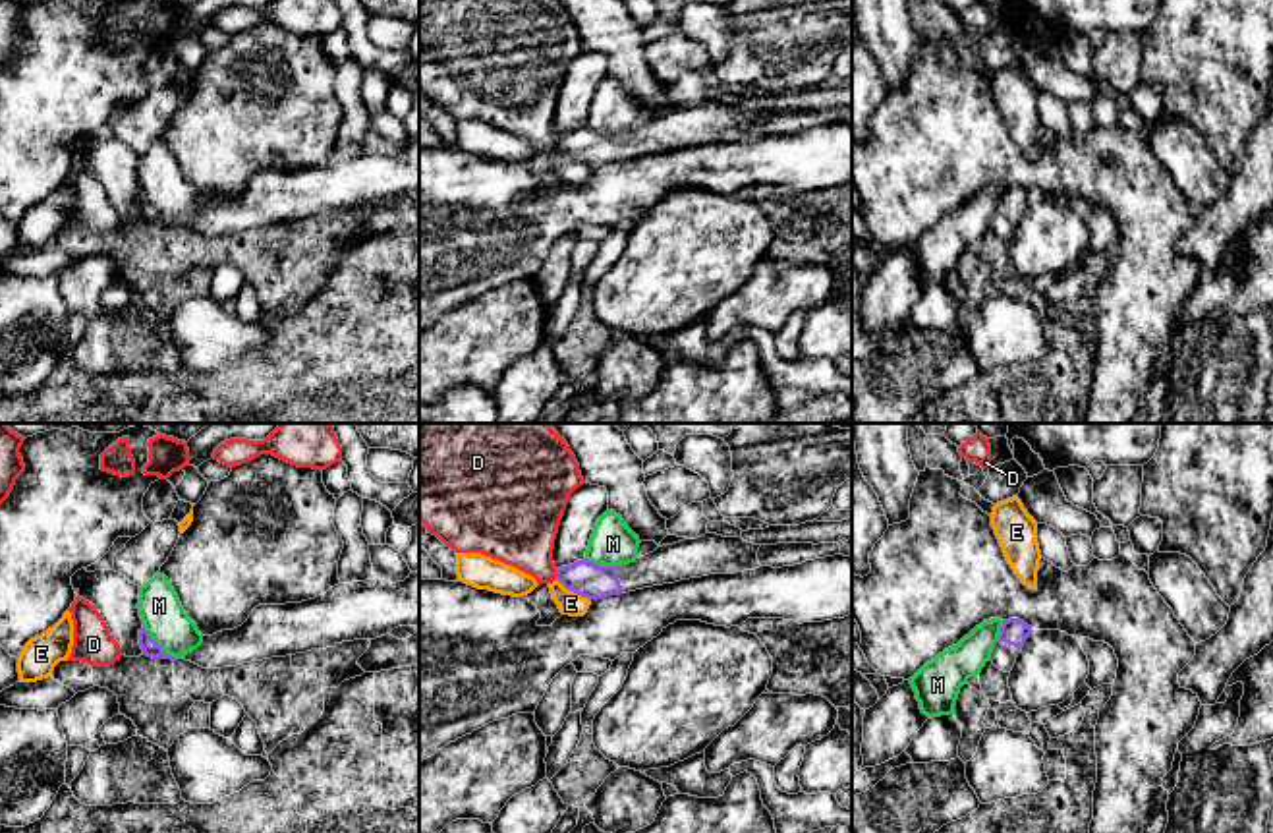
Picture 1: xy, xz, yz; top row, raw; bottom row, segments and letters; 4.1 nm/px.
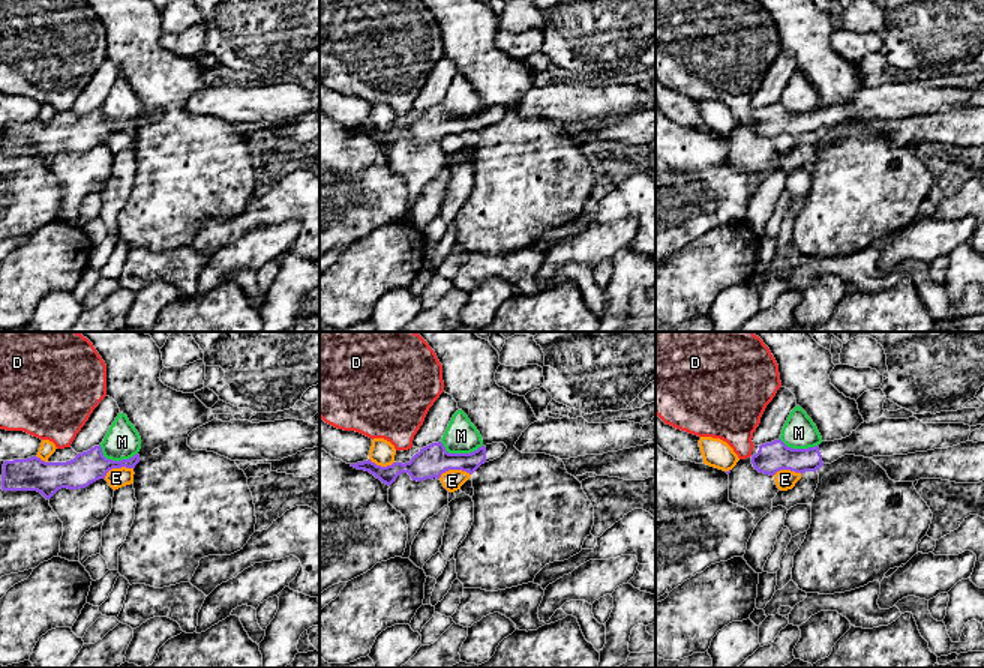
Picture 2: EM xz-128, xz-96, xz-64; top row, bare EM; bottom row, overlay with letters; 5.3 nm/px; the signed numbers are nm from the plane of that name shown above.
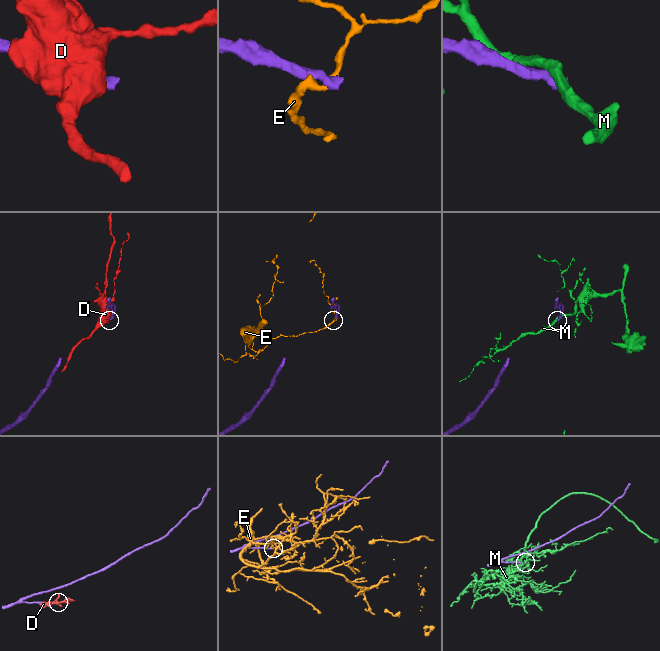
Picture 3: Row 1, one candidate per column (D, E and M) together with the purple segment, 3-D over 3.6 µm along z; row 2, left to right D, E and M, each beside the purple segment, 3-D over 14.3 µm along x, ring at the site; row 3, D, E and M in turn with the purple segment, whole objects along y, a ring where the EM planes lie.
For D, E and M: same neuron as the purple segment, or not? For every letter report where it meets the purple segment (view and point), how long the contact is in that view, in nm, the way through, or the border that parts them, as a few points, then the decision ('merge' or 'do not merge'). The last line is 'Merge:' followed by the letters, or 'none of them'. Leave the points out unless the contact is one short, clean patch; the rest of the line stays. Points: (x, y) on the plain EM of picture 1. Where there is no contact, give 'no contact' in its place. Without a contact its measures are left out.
D: meets purple in xz at (557, 142); contact 50 nm long; do not merge
E: meets purple in xz at (574, 159); contact 170 nm long; do not merge
M: meets purple in xy at (159, 213); contact 220 nm long; border along xy (143, 192), (165, 219), (180, 225); do not merge
Merge: none of them

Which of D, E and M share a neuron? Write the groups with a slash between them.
D / E / M

